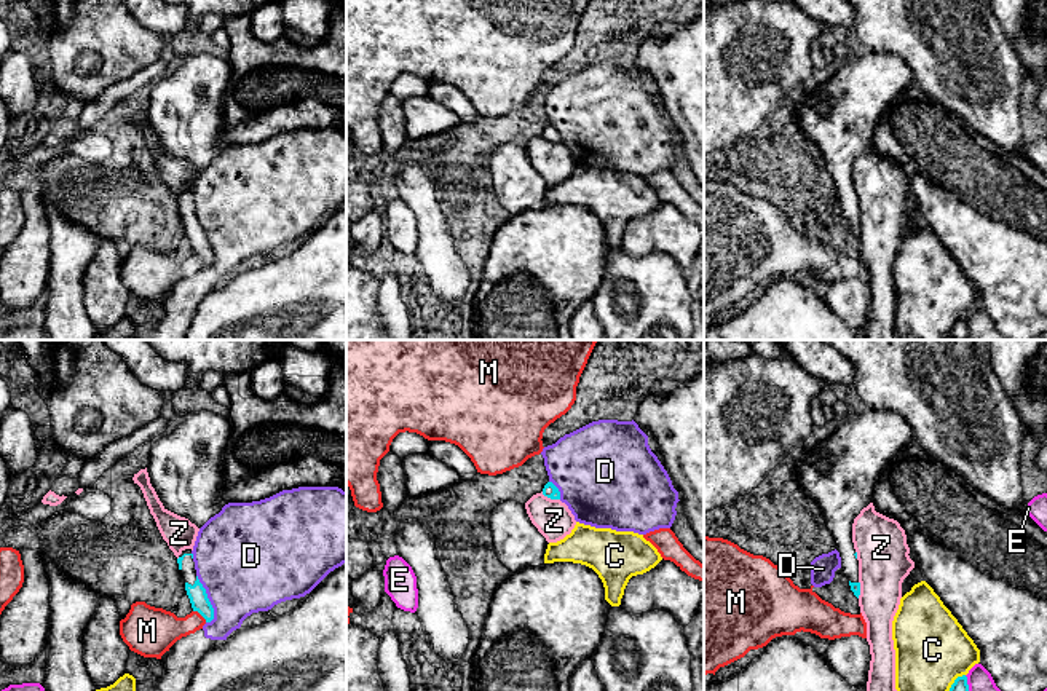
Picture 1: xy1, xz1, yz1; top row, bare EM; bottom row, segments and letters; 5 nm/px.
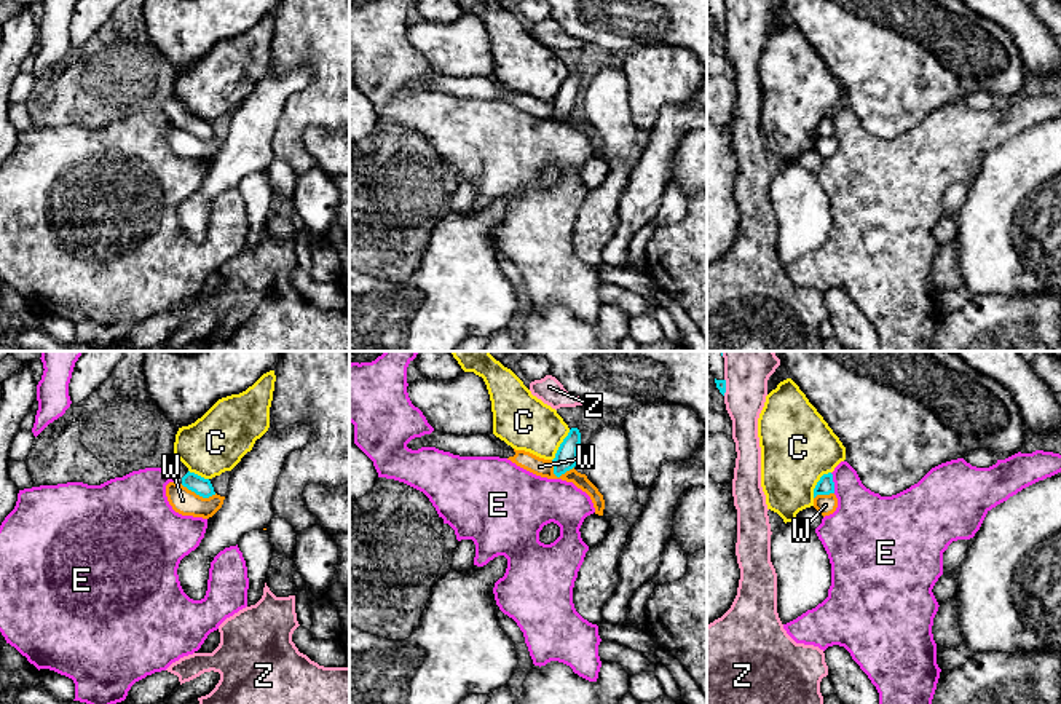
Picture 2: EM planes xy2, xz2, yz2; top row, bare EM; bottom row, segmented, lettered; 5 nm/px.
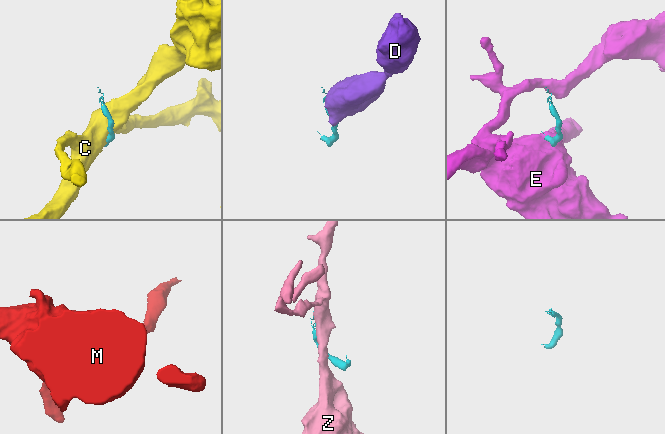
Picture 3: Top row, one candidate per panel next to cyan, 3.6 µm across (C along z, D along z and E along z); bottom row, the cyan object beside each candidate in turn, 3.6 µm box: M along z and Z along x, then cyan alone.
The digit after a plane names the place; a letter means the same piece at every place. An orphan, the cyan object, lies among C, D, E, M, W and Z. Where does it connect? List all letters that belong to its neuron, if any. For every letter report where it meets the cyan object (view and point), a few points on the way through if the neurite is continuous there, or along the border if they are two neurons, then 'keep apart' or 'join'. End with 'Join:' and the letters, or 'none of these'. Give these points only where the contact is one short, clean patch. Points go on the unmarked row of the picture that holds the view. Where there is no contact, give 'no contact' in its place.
C: meets cyan in xz2 at (560, 88); keep apart
D: meets cyan in xy1 at (208, 241); border along xy1 (197, 217), (213, 251), (213, 262), (209, 265); keep apart
E: meets cyan in yz2 at (833, 125); border along yz2 (830, 115), (835, 134); keep apart
M: meets cyan in xy1 at (200, 256); border along xy1 (193, 252), (206, 264); keep apart
W: meets cyan in xy2 at (198, 136); border along xy2 (181, 126), (203, 139), (216, 136); keep apart
Z: meets cyan in xz1 at (551, 141); keep apart
Join: none of these

